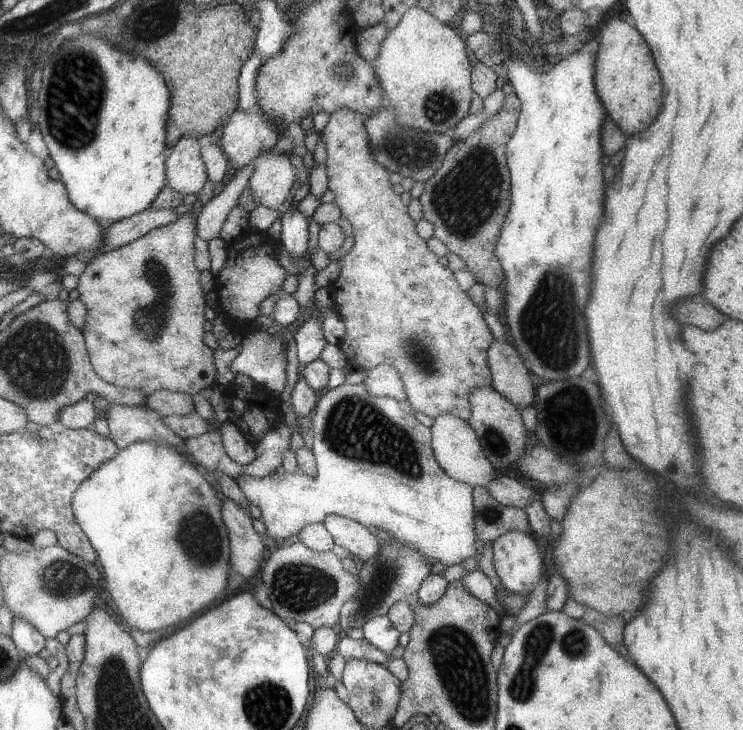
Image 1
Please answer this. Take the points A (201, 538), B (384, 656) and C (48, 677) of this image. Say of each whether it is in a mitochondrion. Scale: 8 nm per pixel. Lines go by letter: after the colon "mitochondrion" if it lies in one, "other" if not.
A: mitochondrion
B: other
C: other

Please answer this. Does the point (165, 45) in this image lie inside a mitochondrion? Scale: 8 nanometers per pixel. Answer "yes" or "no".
no

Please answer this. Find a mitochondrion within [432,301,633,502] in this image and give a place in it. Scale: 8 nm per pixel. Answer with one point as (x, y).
(494, 442)

